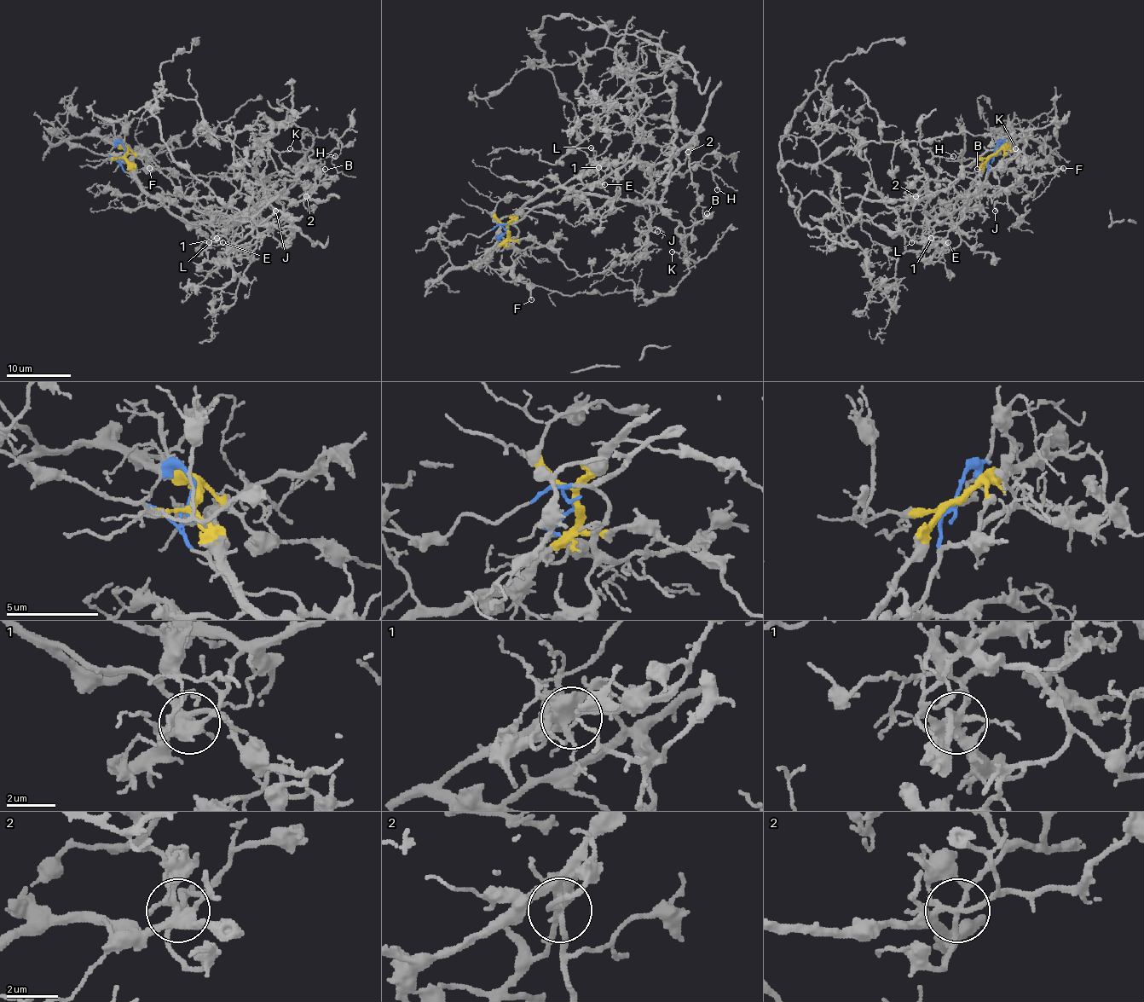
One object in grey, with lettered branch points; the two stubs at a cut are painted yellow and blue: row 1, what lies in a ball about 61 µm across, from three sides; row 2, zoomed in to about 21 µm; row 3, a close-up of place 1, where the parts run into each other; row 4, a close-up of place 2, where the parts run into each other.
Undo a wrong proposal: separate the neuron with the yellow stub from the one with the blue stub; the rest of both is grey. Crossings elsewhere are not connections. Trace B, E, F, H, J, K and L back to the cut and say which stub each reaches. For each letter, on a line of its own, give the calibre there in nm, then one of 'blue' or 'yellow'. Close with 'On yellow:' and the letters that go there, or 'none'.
B: 70 nm | yellow
E: 110 nm | blue
F: 110 nm | yellow
H: 160 nm | yellow
J: 120 nm | blue
K: 100 nm | blue
L: 80 nm | yellow
On yellow: B, F, H, L

